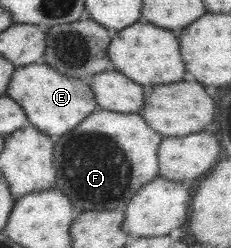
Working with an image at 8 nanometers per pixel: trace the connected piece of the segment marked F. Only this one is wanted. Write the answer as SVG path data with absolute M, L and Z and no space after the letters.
M96 109L92 112L78 127L72 129L72 131L67 131L64 135L60 137L52 136L52 139L55 140L54 146L54 167L56 168L57 173L57 182L54 188L57 190L63 191L64 195L72 202L74 206L74 213L76 215L81 214L86 211L125 211L125 207L128 205L132 196L143 186L146 185L149 181L152 181L154 178L159 175L159 161L158 161L158 148L163 140L163 135L160 135L157 131L154 131L152 127L145 122L145 119L141 116L140 113L136 114L123 114L115 111L108 111L102 109Z

